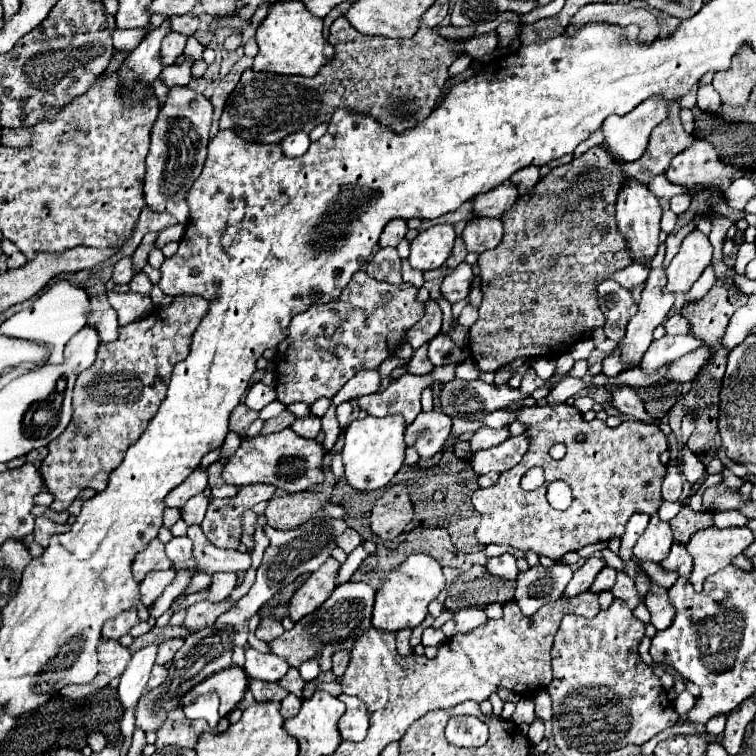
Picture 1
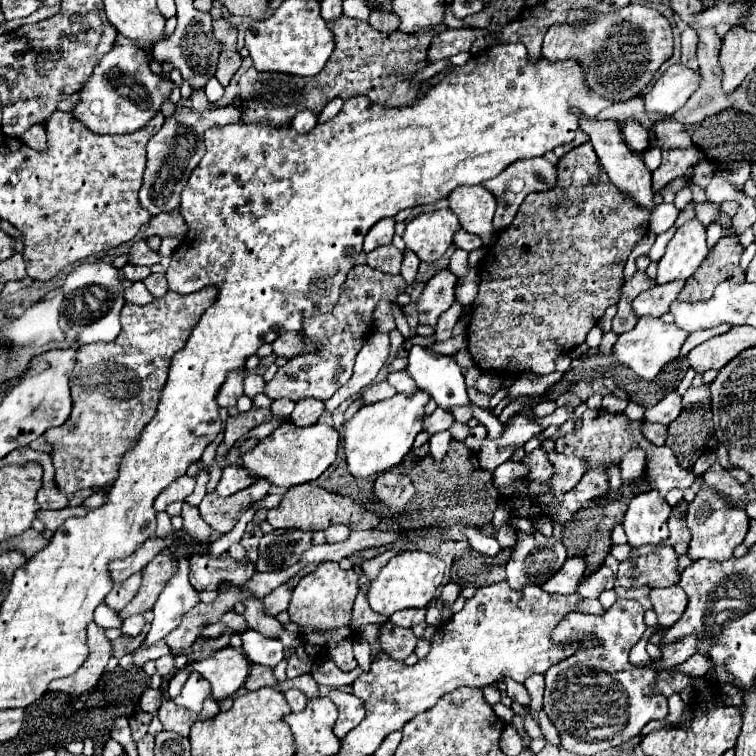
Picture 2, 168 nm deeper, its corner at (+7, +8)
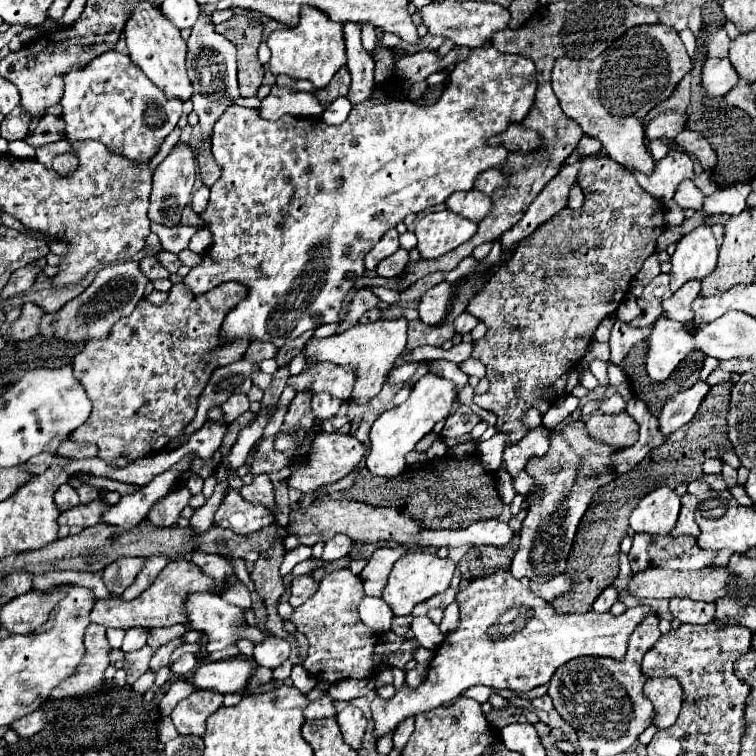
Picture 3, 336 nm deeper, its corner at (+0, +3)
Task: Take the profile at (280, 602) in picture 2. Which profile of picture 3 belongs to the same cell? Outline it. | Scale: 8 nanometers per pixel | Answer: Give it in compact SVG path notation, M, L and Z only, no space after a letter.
M304 575L304 577L296 577L292 581L292 587L290 587L290 605L292 607L298 607L302 605L310 595L314 595L318 589L318 583L312 579L312 575Z

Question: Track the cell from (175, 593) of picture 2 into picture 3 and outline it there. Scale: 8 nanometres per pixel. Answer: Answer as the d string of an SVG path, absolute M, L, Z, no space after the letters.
M192 593L186 597L186 617L186 629L202 631L210 639L213 646L206 648L208 653L236 643L236 627L246 625L242 609L216 593Z

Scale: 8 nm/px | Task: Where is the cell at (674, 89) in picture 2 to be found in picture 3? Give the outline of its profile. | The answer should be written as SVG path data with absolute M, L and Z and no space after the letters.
M708 59L702 69L702 89L712 97L722 97L738 83L738 73L728 59Z

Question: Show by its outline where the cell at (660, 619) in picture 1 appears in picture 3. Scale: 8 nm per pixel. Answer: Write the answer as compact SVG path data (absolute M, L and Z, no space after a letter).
M670 599L670 613L678 623L706 625L714 619L714 603L692 601L692 599Z

